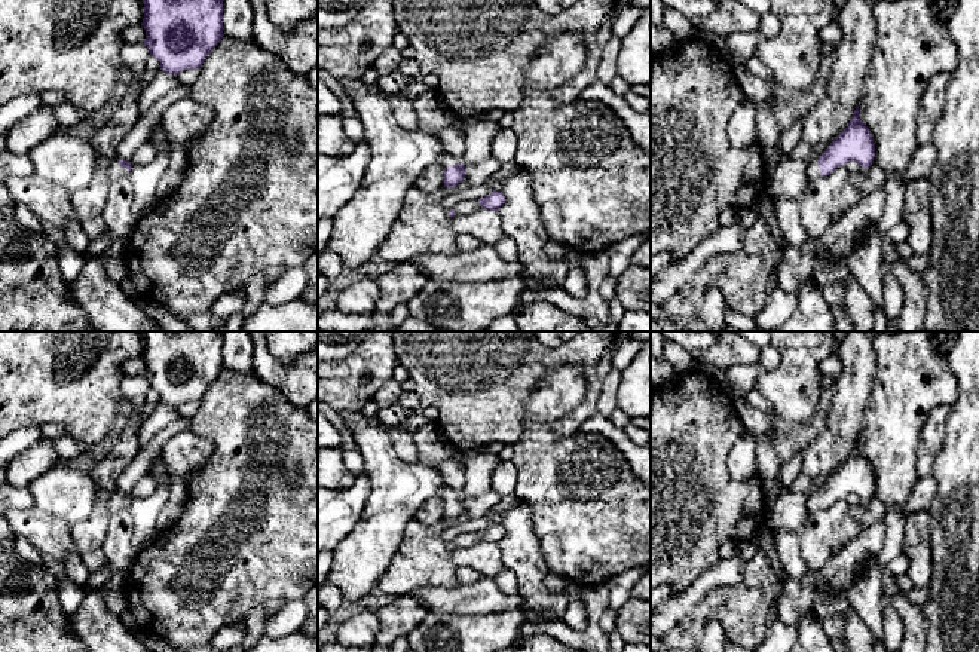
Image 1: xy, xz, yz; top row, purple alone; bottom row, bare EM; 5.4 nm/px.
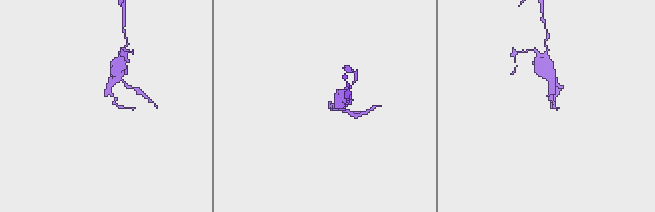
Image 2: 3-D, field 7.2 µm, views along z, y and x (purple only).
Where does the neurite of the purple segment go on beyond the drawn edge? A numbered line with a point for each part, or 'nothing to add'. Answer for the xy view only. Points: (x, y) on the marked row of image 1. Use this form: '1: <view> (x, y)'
1: xy (115, 171)

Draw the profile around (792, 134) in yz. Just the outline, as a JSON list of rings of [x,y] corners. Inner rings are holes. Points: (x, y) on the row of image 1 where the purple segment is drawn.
[[[793,119],[780,135],[780,149],[784,156],[790,156],[792,149],[802,140],[804,120]]]

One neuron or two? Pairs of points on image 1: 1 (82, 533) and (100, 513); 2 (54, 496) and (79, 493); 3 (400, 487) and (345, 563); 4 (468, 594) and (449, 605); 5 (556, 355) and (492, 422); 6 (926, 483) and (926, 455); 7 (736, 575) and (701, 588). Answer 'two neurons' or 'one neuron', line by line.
1: one neuron
2: one neuron
3: one neuron
4: one neuron
5: one neuron
6: two neurons
7: one neuron

